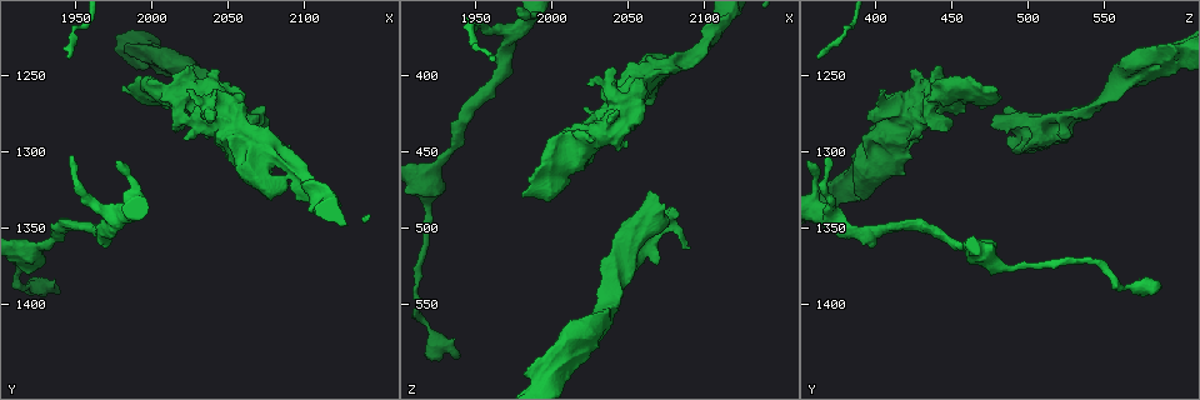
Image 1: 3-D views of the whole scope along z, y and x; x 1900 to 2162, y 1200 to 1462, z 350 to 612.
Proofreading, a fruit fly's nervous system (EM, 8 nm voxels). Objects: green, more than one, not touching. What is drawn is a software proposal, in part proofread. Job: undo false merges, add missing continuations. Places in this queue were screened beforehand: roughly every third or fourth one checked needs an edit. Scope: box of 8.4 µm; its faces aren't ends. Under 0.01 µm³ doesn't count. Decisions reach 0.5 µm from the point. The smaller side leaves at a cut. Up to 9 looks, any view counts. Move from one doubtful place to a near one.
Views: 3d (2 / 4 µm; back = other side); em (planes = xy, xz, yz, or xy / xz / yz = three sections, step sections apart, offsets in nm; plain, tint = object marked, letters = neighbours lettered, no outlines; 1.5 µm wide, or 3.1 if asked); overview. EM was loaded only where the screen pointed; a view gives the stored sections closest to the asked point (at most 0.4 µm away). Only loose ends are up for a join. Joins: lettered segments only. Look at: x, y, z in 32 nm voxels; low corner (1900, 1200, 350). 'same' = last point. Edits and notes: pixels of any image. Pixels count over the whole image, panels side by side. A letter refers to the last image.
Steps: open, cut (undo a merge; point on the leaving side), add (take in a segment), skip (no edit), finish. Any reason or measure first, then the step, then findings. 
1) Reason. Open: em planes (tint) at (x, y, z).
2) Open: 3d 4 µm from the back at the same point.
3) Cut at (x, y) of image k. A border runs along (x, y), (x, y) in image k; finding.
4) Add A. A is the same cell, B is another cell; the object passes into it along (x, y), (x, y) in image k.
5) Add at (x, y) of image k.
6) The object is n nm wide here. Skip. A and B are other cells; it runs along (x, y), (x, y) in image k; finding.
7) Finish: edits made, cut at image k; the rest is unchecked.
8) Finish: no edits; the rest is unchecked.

An open end. Open: 3d 2 µm at (2036, 1290, 524).

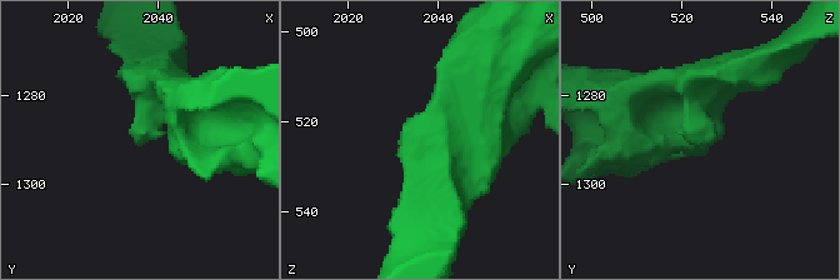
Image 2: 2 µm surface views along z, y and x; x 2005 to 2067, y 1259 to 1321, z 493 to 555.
Need the tissue. Open: em planes (letters) at (2035, 1290, 525).

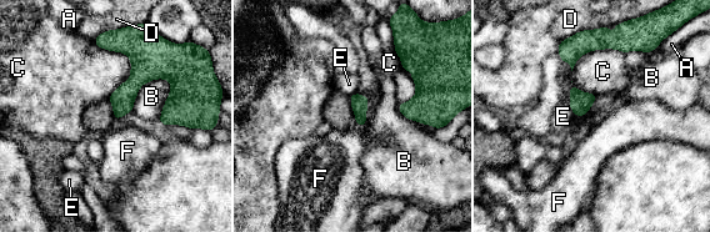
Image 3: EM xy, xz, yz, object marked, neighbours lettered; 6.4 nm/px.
Skip. A, B, C, D, E and F are other cells; it runs along (106, 39), (176, 81), (186, 122) in image 3; none of them fits.

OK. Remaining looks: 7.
Long arm stops here. Open: 3d 4 µm at (1940, 1392, 584).

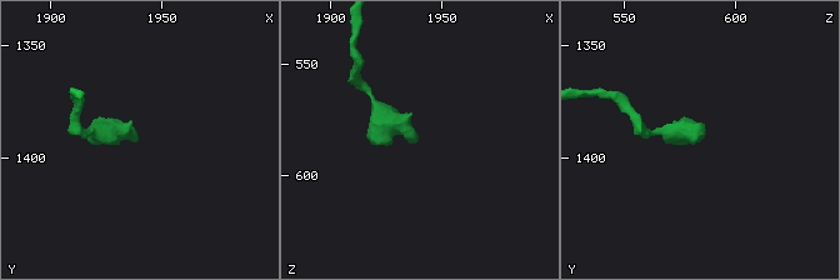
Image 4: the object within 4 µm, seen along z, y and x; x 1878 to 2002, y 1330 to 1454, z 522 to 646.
Open: em planes (letters) at (1937, 1392, 584).

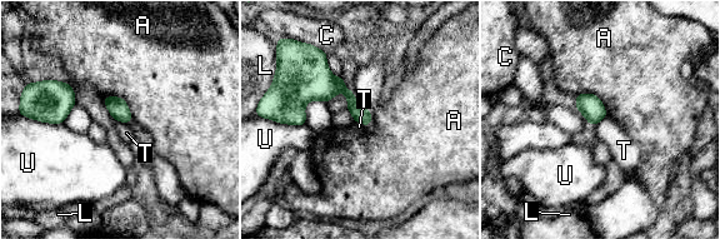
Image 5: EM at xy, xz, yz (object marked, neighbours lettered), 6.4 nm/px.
Skip. A, C, L, T and U are other cells; a border runs along (606, 114), (591, 127) in image 5; no lettered segment goes on from it.

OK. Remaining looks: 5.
Sudden change in width. Open: 3d 4 µm at (1926, 1362, 456).

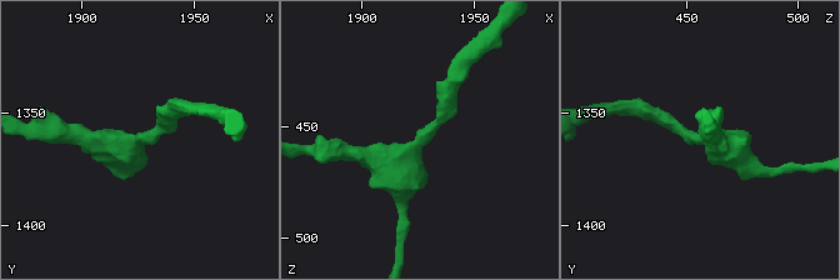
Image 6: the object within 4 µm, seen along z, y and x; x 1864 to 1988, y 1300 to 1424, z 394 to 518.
The arms are 200, 500 nm wide. Open: em xy step 8 (letters) at (1926, 1361, 457).

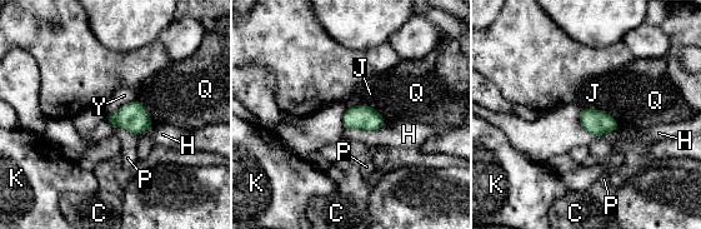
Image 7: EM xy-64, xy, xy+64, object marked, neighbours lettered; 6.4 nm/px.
Another direction. Open: em planes (letters) at the same point.

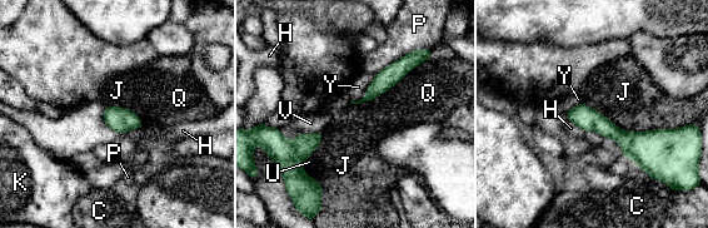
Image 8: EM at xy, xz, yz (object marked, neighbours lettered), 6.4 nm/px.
The longest contact is with J, 650 nm. Skip. C, H, J, K, P, Q, U, V and Y are other cells; it runs along (569, 115), (624, 139), (668, 135) in image 8; all the same neuron.

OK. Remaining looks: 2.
Tapers out. Open: em yz step 8 (letters) at (1948, 1304, 366).

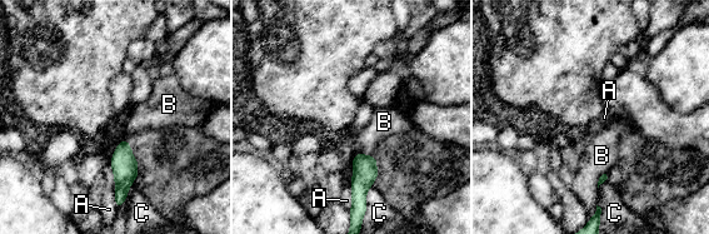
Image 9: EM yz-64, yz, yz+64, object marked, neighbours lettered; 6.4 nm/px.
Open: em planes (letters) at the same point.

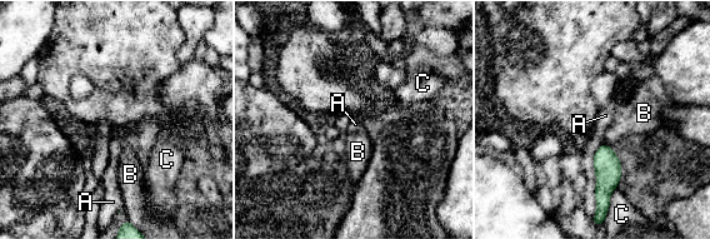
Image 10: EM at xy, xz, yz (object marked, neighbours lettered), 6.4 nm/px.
The object is 170 nm wide here. Skip. A, B and C are other cells; none of them fits.

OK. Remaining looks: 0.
Finish: no edits; the rest is unchecked.

